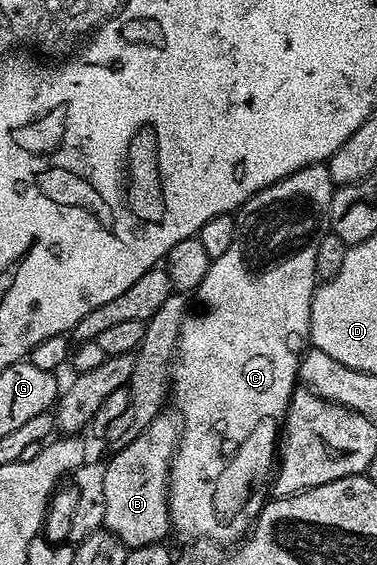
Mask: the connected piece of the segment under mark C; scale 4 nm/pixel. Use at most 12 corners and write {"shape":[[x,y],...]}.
{"shape":[[325,163],[242,205],[170,382],[173,535],[262,512],[310,344]]}

